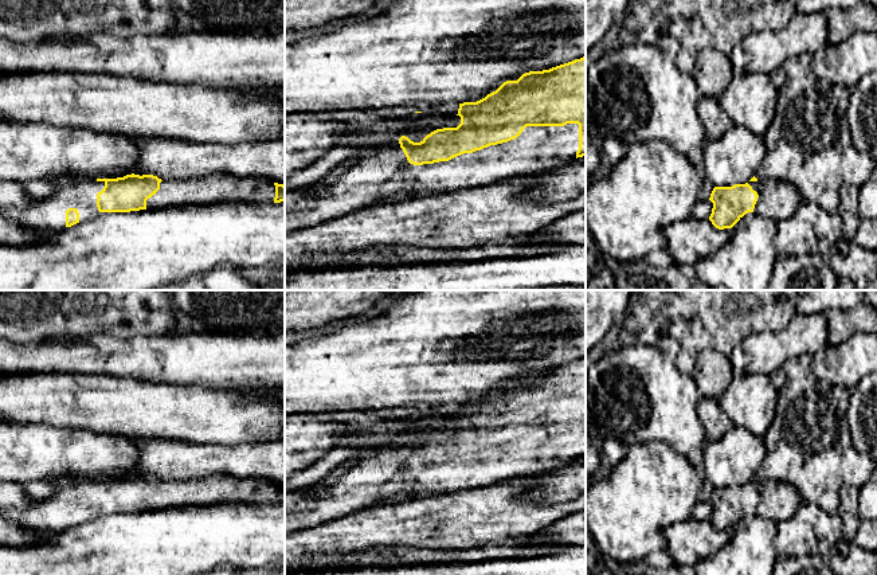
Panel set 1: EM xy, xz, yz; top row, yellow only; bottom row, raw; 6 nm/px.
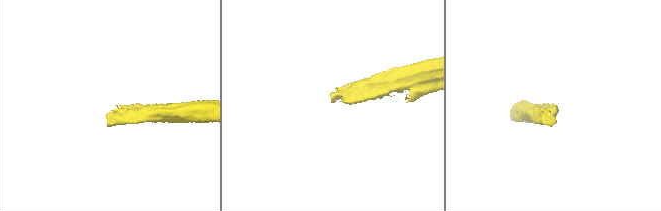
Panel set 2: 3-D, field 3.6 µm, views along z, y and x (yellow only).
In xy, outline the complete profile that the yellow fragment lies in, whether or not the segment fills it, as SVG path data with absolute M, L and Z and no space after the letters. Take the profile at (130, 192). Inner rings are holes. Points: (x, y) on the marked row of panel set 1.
M211 173L199 179L161 180L153 175L126 175L117 179L85 179L59 184L55 193L36 200L28 208L4 207L0 212L15 223L40 234L62 231L101 212L130 212L157 207L181 207L211 203L281 203L285 202L285 185L265 179L232 177Z

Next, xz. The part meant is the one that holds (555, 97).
M586 56L552 67L549 70L525 73L517 81L506 81L496 91L488 94L485 98L477 102L459 103L457 116L461 117L461 124L457 128L436 129L427 134L420 142L414 142L408 137L402 136L391 145L364 149L357 156L356 163L337 179L328 180L324 177L314 184L285 191L285 234L297 231L299 228L317 226L333 218L344 216L345 214L353 212L357 208L371 206L375 202L395 202L407 196L434 195L465 189L467 187L490 185L508 177L532 175L539 171L563 167L578 157L586 156Z

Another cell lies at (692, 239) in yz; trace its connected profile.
M688 218L663 228L667 251L674 266L694 266L700 259L721 249L732 236L732 228L719 230L709 219Z

